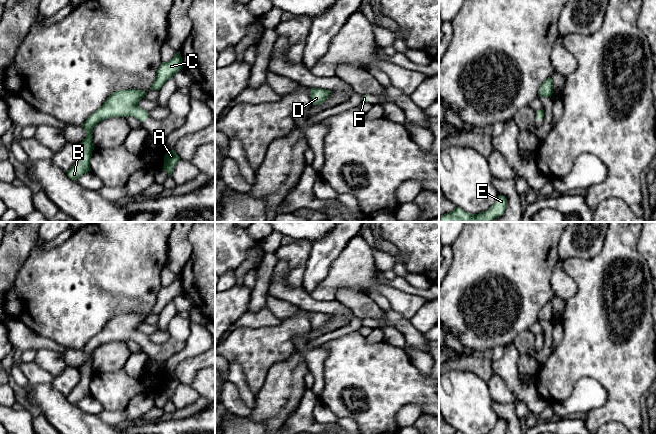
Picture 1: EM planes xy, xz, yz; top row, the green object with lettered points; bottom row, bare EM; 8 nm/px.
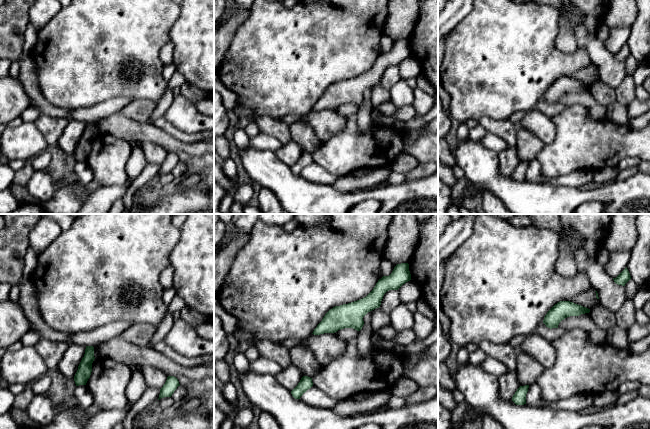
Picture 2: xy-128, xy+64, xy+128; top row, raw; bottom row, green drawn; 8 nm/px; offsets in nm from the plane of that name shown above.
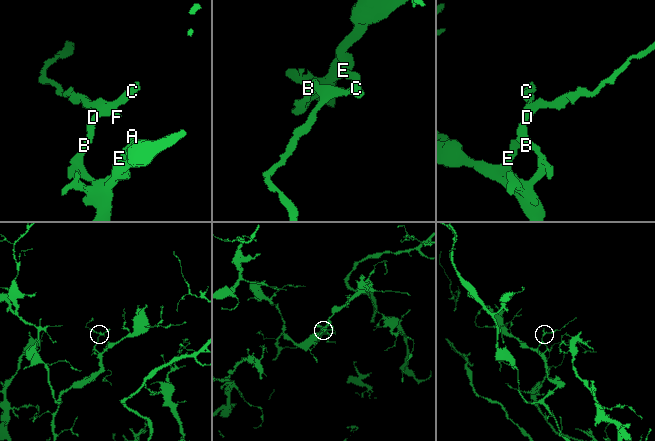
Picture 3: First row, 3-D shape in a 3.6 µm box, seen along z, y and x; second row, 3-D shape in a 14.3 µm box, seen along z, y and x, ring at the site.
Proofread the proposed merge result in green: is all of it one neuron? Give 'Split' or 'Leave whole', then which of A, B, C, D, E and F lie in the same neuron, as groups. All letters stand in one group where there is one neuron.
Leave whole. Groups: A B C D E F

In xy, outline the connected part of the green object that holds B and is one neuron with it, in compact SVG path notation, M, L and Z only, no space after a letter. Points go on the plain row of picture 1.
M137 313L113 316L103 329L87 342L83 348L87 360L79 369L79 383L67 396L70 403L76 405L84 397L91 395L90 384L95 373L92 367L92 354L99 346L110 341L133 340L140 346L148 342L148 336L138 331L139 324L146 318L147 316Z

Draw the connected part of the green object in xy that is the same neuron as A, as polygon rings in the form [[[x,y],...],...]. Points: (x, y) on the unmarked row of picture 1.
[[[168,375],[164,380],[164,389],[163,392],[167,395],[168,400],[171,400],[174,390],[179,386],[180,381],[176,376]]]

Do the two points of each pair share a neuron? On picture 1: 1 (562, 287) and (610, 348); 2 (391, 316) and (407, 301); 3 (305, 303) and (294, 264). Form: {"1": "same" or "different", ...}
{"1": "different", "2": "different", "3": "different"}

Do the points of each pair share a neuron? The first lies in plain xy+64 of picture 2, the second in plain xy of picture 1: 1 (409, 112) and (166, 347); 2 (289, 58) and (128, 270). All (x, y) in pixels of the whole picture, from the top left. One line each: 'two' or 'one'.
1: one
2: one

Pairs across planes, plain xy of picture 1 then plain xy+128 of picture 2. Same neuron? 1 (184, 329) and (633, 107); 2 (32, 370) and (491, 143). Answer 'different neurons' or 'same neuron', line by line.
1: different neurons
2: same neuron

